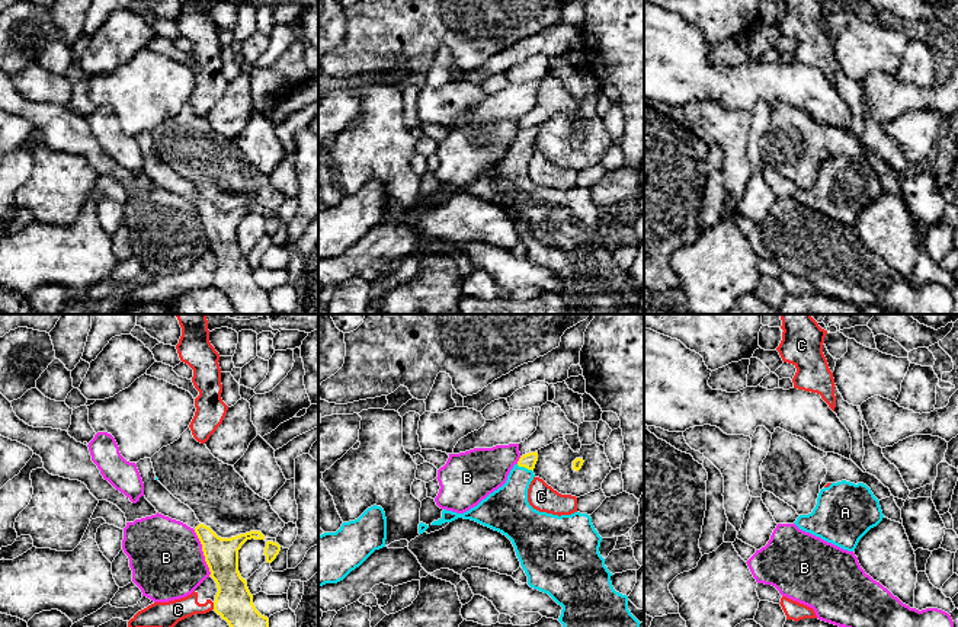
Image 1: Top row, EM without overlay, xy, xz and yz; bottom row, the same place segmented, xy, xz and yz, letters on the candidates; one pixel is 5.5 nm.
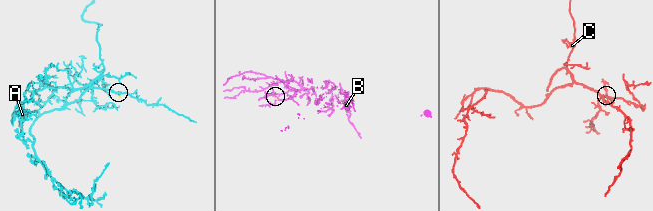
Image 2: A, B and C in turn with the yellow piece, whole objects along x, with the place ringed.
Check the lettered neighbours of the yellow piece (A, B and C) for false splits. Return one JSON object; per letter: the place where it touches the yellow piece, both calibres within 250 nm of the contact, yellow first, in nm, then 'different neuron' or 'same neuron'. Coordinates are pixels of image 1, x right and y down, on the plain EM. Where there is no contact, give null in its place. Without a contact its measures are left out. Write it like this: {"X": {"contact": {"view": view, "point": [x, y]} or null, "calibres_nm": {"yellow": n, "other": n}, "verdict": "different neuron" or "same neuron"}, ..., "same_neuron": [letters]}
{"A": {"contact": {"view": "xz", "point": [525, 141]}, "calibres_nm": {"yellow": 80, "other": 240}, "verdict": "same neuron"}, "B": {"contact": {"view": "xy", "point": [204, 227]}, "calibres_nm": {"yellow": 190, "other": 400}, "verdict": "different neuron"}, "C": {"contact": {"view": "xy", "point": [214, 280]}, "calibres_nm": {"yellow": 200, "other": 130}, "verdict": "different neuron"}, "same_neuron": ["A"]}

